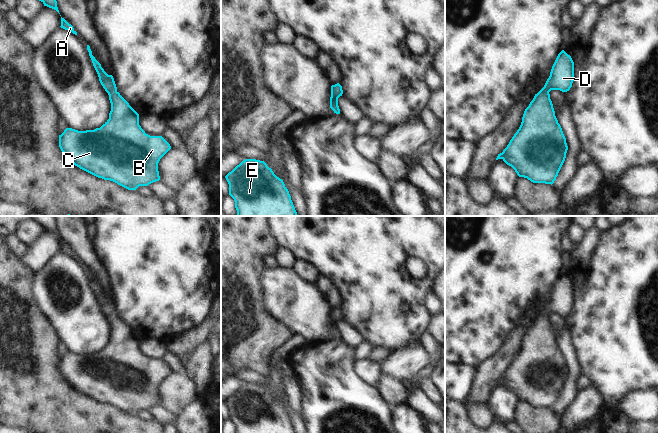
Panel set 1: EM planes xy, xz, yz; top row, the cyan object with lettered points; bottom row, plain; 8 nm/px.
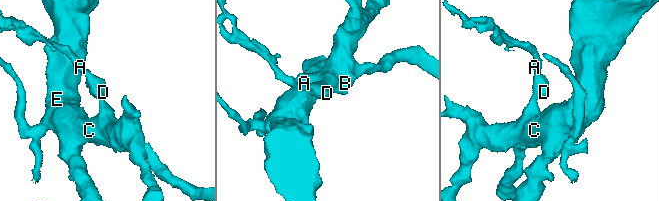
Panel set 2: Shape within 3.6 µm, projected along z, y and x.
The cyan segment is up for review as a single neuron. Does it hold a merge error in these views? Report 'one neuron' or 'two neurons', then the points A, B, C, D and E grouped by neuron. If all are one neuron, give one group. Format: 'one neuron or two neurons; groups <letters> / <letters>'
one neuron; groups A B C D E

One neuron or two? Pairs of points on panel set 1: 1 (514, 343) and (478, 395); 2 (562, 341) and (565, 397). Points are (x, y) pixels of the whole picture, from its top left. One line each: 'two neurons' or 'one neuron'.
1: one neuron
2: one neuron

